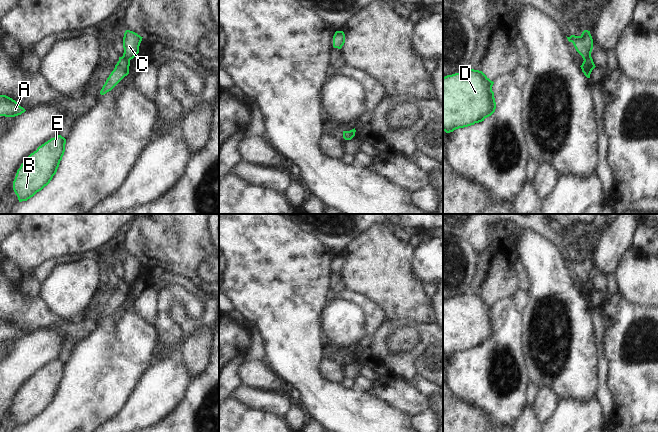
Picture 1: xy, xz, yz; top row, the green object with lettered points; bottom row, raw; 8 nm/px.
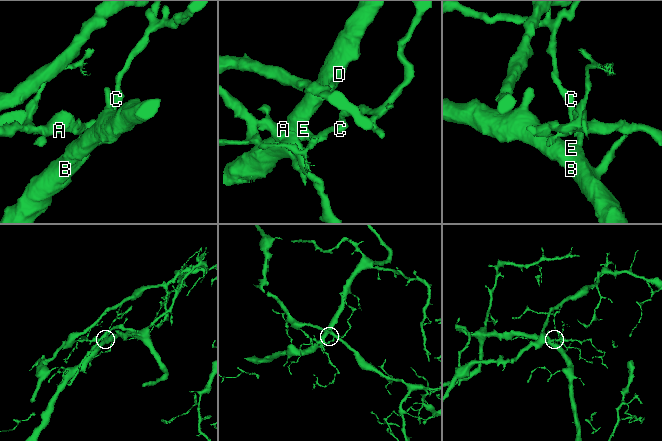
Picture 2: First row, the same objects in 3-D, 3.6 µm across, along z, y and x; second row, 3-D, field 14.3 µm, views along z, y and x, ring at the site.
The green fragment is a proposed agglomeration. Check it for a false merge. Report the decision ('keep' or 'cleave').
cleave

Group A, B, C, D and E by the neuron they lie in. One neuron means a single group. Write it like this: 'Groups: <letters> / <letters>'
Groups: A C / B D E.

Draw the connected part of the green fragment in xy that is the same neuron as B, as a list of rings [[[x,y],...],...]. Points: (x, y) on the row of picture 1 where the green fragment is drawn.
[[[58,135],[39,146],[23,161],[13,181],[19,202],[27,201],[50,183],[64,155],[65,144],[66,139]]]

